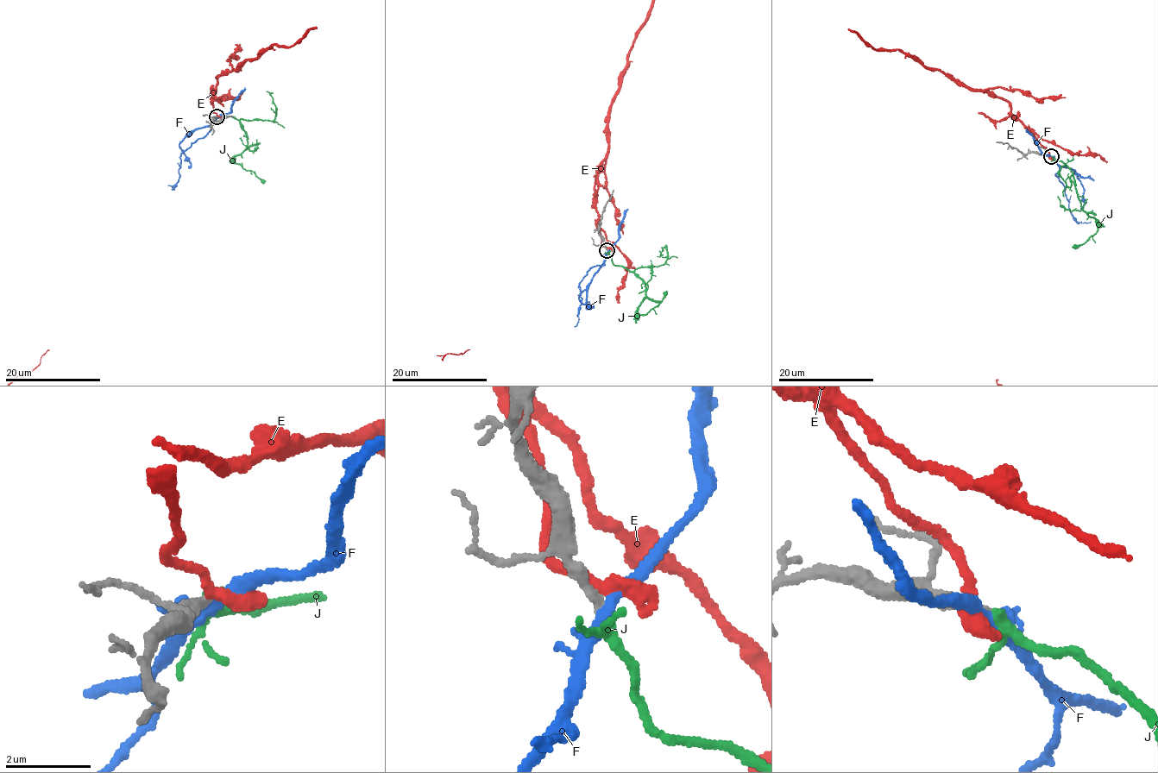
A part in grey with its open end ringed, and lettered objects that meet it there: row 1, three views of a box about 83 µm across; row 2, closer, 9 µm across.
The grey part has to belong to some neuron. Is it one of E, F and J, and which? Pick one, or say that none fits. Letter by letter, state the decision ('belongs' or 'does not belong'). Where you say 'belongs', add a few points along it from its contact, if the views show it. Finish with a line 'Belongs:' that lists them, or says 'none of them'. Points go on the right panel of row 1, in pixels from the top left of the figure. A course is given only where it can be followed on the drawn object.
E: does not belong
F: does not belong
J: belongs; course (1051, 155), (1072, 172), (1081, 210), (1096, 220), (1095, 233), (1086, 241), (1072, 247)
Belongs: J

